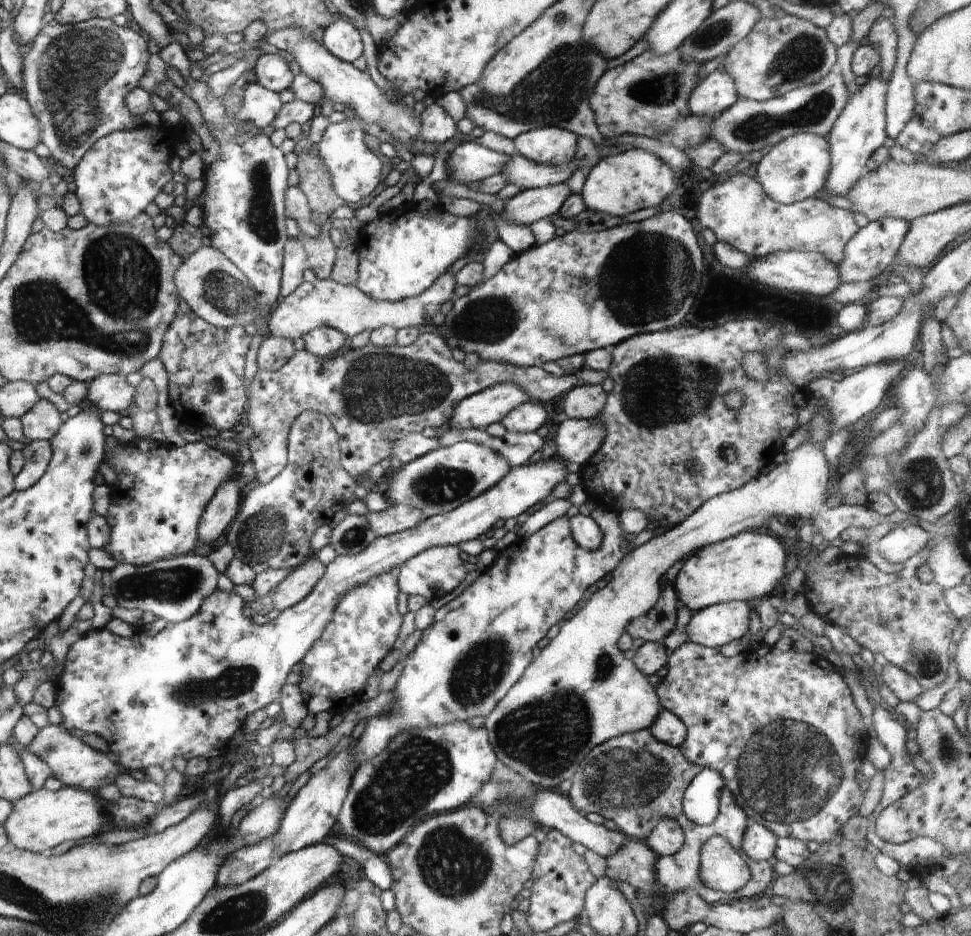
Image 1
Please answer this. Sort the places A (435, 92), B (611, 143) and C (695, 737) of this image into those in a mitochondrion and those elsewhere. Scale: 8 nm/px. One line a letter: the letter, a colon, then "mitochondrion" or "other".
A: other
B: other
C: other

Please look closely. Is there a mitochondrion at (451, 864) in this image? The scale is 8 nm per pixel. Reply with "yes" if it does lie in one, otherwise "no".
yes

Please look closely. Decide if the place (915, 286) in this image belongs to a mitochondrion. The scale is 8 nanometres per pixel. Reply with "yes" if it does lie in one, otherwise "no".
no

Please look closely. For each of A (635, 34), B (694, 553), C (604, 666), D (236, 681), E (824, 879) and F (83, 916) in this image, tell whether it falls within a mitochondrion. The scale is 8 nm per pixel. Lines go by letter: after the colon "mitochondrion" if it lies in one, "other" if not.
A: other
B: other
C: mitochondrion
D: mitochondrion
E: mitochondrion
F: mitochondrion

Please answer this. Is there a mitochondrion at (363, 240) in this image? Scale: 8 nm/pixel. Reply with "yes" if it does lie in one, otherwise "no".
no

